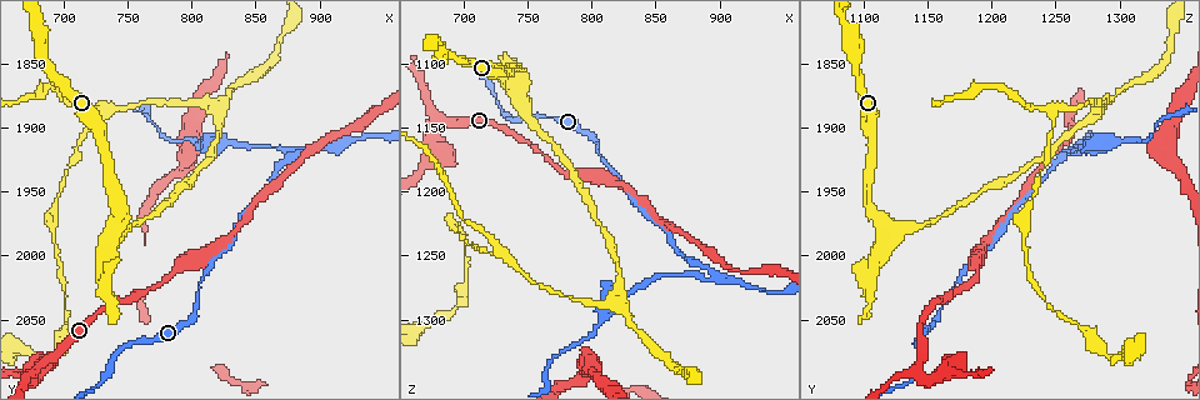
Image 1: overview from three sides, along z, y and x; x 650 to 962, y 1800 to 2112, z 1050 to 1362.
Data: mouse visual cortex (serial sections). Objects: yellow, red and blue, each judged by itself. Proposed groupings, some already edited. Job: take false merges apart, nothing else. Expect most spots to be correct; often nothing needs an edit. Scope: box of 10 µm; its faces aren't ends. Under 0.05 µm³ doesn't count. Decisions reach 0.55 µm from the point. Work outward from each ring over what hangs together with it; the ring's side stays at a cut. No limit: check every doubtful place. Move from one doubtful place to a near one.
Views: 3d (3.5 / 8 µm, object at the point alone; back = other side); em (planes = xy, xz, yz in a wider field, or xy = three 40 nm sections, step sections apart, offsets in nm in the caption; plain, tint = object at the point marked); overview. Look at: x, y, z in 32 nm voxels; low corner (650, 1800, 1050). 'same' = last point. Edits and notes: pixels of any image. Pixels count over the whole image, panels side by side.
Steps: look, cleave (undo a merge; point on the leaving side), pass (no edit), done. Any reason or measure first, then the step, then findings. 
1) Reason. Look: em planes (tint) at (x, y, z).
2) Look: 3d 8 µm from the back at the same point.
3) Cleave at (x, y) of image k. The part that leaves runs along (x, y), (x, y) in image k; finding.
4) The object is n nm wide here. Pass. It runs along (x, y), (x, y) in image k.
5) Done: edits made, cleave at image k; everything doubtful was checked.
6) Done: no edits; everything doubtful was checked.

Sharp bend. Look: 3d 3.5 µm at (882, 1920, 1256).

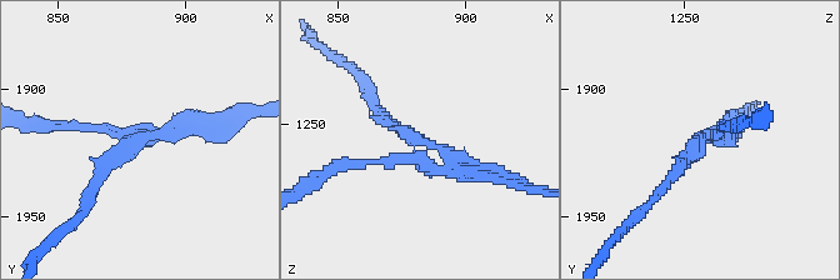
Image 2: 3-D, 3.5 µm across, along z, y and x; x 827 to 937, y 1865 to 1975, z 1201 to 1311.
Shape alone is not enough. Look: em xy step 5 (tint) at (882, 1920, 1256).

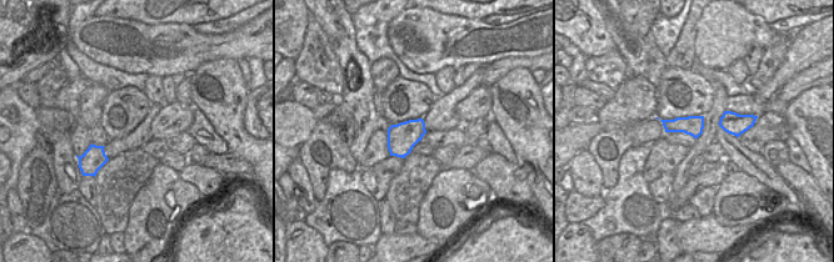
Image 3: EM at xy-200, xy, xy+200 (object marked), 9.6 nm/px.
Cleave at (103, 129) of image 2. Two cells meet here.

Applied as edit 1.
Arms part here. Look: 3d 3.5 µm at (820, 1884, 1286).

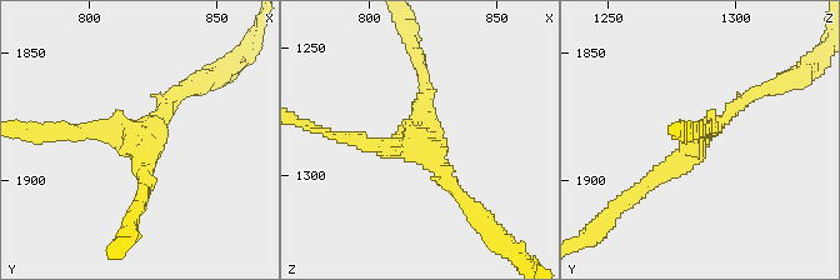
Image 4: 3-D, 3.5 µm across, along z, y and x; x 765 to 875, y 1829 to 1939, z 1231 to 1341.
Now the EM. Look: em xy step 2 (tint) at (819, 1883, 1285).

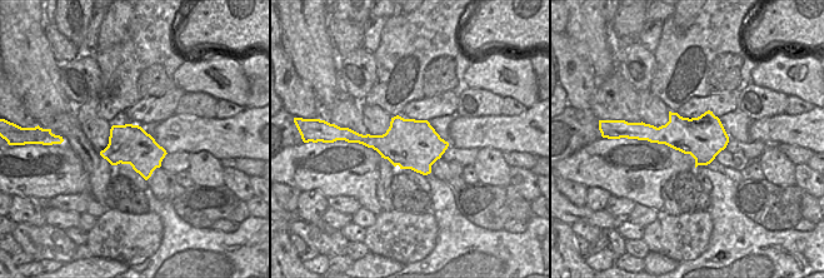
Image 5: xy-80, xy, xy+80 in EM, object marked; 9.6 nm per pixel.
Look: em xy step 1 (tint) at the same point.

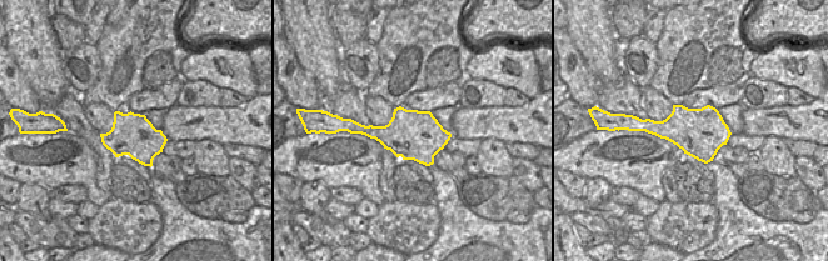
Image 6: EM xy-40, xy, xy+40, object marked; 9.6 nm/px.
The arms are 200, 200, 200 nm wide. Pass. It runs along (144, 191), (129, 130), (60, 134) in image 4; all the same cell.

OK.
A fork. Look: 3d 3.5 µm at (728, 1888, 1246).

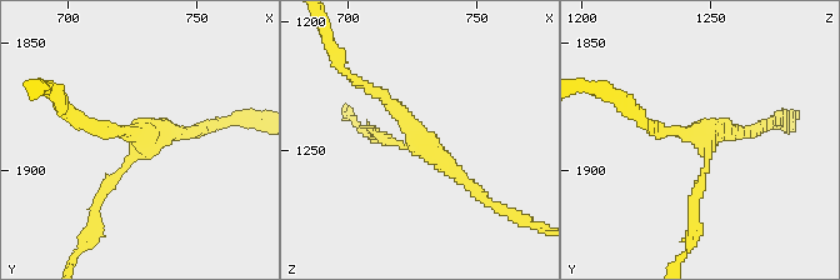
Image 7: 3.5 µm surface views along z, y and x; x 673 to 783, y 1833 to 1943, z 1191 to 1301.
Look: em planes (tint) at (730, 1887, 1249).

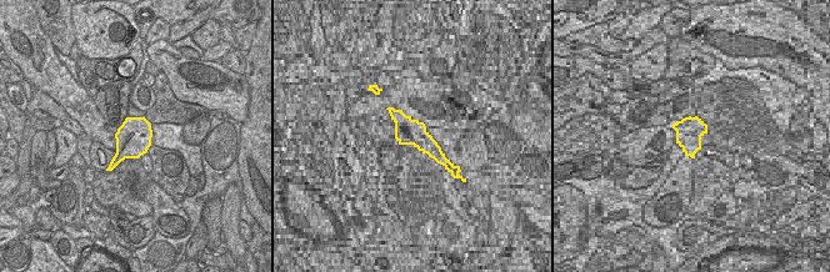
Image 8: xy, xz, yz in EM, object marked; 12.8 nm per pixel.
The arms are 150, 200, 200 nm wide. Pass. It runs along (206, 124), (149, 131), (99, 200) in image 7; one cell here.

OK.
Done: edits made, cleave at image 2; everything doubtful was checked.

